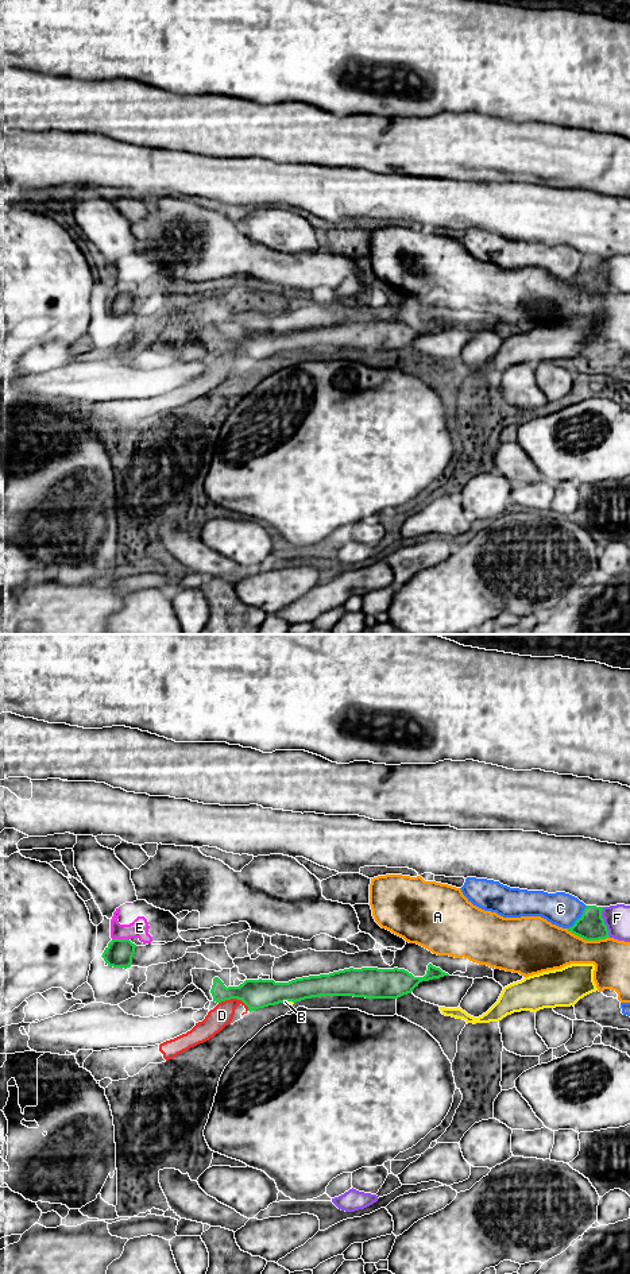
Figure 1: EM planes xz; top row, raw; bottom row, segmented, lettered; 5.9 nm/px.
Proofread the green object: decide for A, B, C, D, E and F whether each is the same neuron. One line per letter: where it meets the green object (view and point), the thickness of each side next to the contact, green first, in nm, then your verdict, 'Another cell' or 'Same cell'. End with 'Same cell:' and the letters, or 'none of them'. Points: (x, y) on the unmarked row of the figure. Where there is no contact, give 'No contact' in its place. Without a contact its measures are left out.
A: Touches green at xz (588, 292). Thickness 160 nm (green) against 280 nm. Another cell
B: Touches green at xz (289, 352). Thickness 180 nm (green) against 20 nm. Another cell
C: Touches green at xz (579, 270). Thickness 160 nm (green) against 200 nm. Another cell
D: Touches green at xz (235, 350). Thickness 180 nm (green) against 140 nm. Another cell
E: Touches green at xz (120, 292). Thickness 160 nm (green) against 110 nm. Another cell
F: Touches green at xz (603, 274). Thickness 160 nm (green) against 160 nm. Another cell
Same cell: none of them

